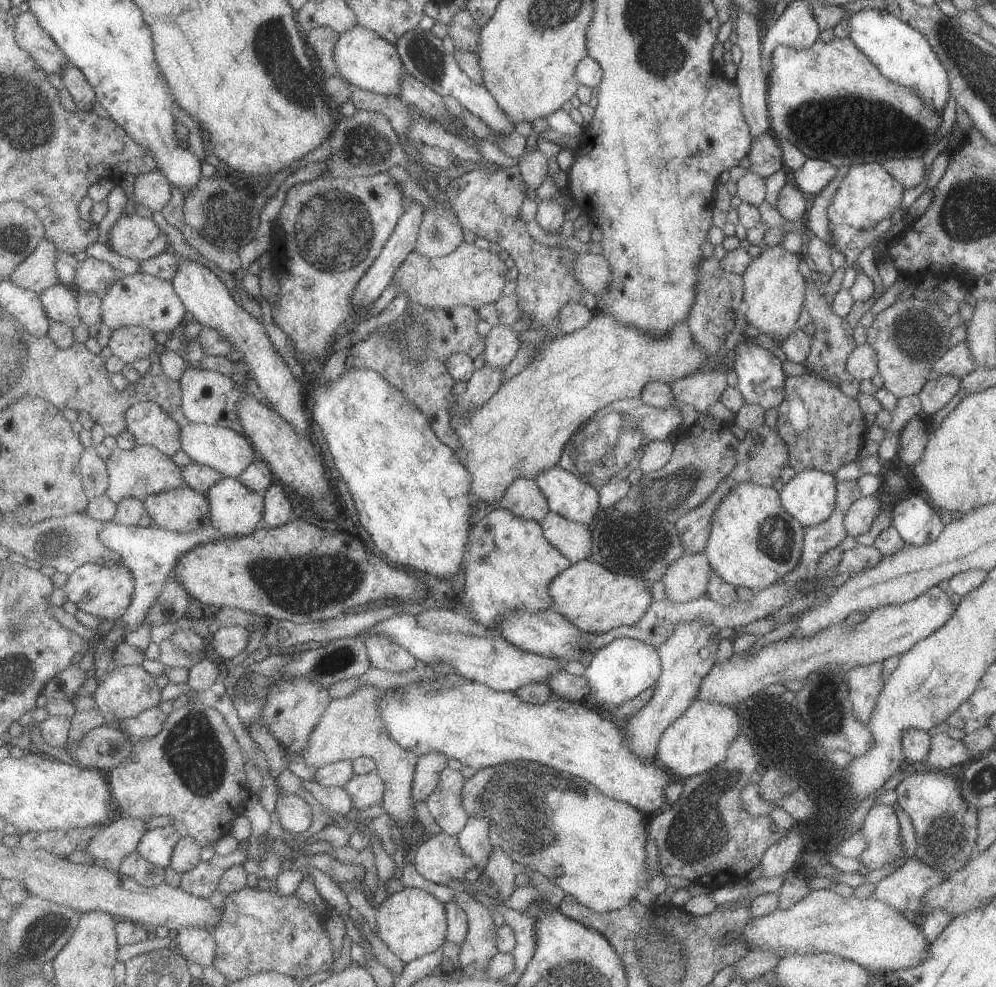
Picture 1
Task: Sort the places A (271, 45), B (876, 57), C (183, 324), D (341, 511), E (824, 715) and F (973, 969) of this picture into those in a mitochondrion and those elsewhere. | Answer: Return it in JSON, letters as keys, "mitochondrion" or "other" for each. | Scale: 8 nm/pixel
{"A":"mitochondrion","B":"other","C":"other","D":"other","E":"mitochondrion","F":"other"}

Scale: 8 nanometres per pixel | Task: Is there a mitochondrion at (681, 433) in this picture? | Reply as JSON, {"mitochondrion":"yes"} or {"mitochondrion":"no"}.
{"mitochondrion":"no"}

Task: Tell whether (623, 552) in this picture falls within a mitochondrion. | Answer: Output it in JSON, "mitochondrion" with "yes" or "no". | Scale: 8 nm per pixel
{"mitochondrion":"yes"}

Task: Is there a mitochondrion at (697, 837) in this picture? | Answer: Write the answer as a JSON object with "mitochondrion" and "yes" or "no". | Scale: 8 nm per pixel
{"mitochondrion":"yes"}

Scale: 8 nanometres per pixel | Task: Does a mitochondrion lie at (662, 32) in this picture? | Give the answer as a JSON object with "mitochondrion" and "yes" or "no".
{"mitochondrion":"yes"}

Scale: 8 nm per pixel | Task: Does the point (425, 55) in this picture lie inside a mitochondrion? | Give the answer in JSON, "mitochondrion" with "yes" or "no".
{"mitochondrion":"yes"}

